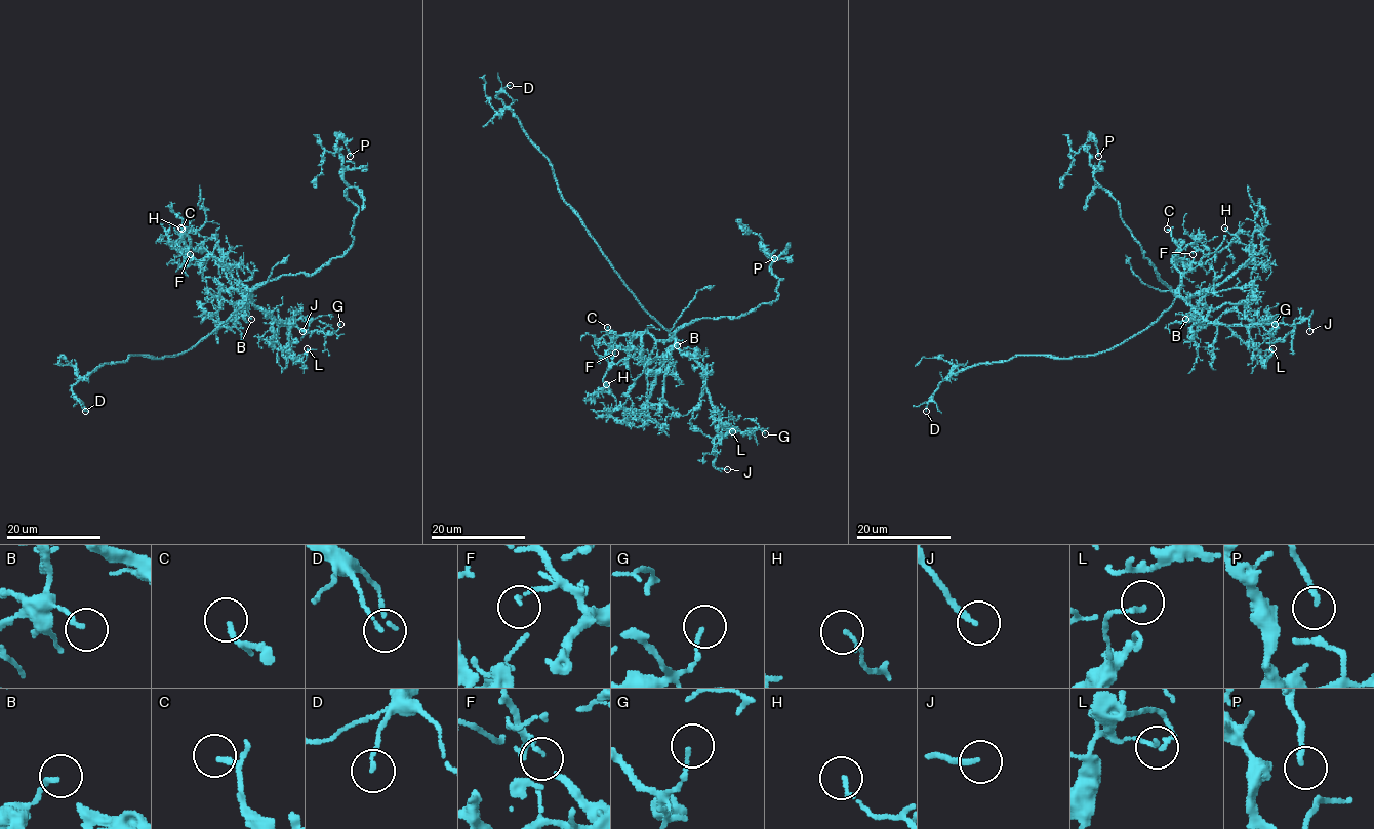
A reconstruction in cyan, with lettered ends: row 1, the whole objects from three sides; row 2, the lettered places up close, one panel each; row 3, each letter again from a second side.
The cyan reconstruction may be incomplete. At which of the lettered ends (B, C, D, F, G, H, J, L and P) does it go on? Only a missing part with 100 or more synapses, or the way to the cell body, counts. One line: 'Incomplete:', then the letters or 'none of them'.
Incomplete: J

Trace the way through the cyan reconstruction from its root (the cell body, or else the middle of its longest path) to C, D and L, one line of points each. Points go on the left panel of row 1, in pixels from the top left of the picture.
C: (235, 312), (243, 304), (247, 289), (219, 259), (212, 256), (191, 259), (188, 256), (189, 239), (182, 229)
D: (235, 312), (186, 351), (162, 358), (131, 356), (125, 362), (105, 363), (84, 375), (72, 391), (85, 411)
L: (235, 312), (249, 297), (254, 305), (263, 307), (288, 327), (287, 353), (295, 362), (307, 348)

